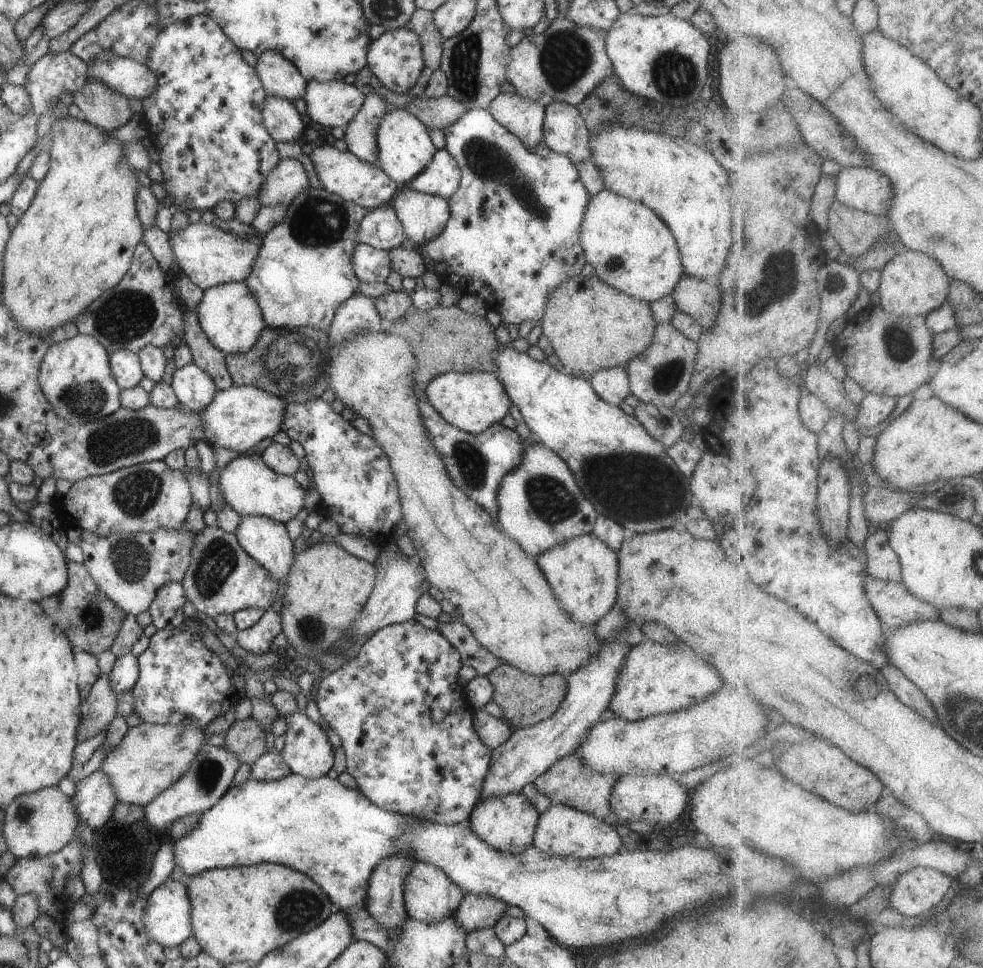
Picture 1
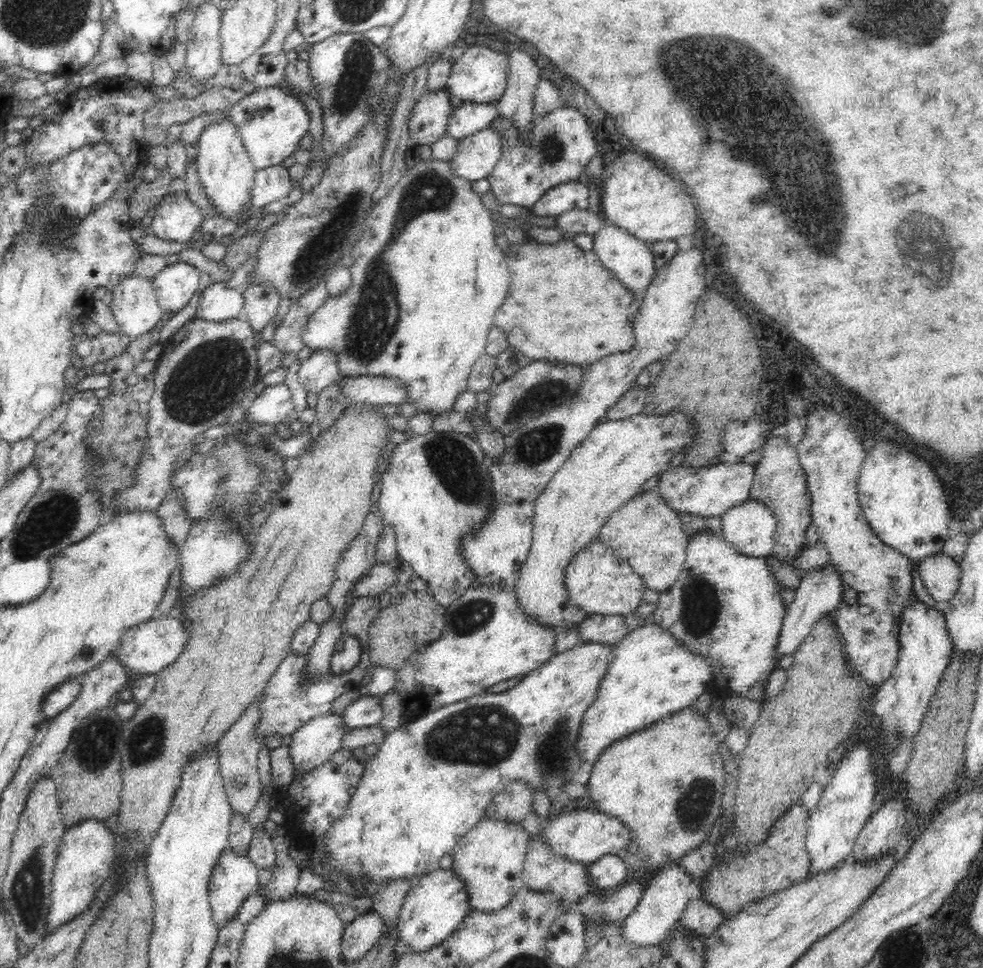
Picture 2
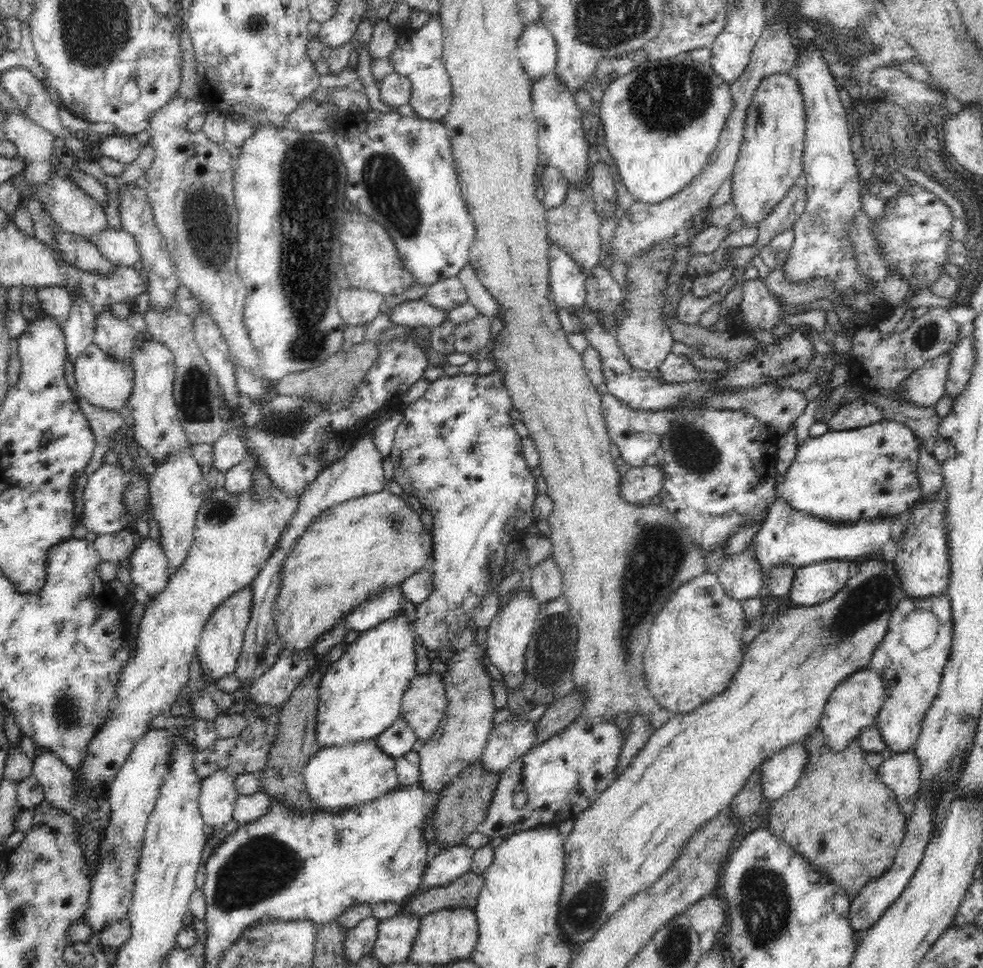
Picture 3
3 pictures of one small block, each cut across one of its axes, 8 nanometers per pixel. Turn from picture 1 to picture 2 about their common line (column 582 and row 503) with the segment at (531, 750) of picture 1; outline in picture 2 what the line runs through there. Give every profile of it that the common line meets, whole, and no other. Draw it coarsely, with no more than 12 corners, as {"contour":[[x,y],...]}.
{"contour":[[678,465],[656,489],[678,516],[721,517],[750,498],[755,465]]}

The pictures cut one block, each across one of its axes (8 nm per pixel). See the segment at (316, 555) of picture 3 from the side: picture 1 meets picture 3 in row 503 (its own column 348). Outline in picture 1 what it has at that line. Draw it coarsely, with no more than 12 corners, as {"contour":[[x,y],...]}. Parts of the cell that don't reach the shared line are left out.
{"contour":[[404,338],[326,372],[390,460],[427,582],[493,656],[569,676],[606,641],[449,478]]}

